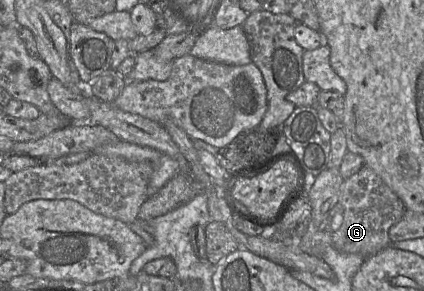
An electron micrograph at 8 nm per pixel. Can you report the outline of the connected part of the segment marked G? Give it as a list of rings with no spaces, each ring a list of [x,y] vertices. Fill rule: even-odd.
[[[364,165],[341,184],[338,202],[324,221],[324,231],[329,234],[331,244],[336,250],[343,253],[359,254],[367,258],[391,245],[389,229],[403,218],[405,210],[399,197],[372,169]]]

